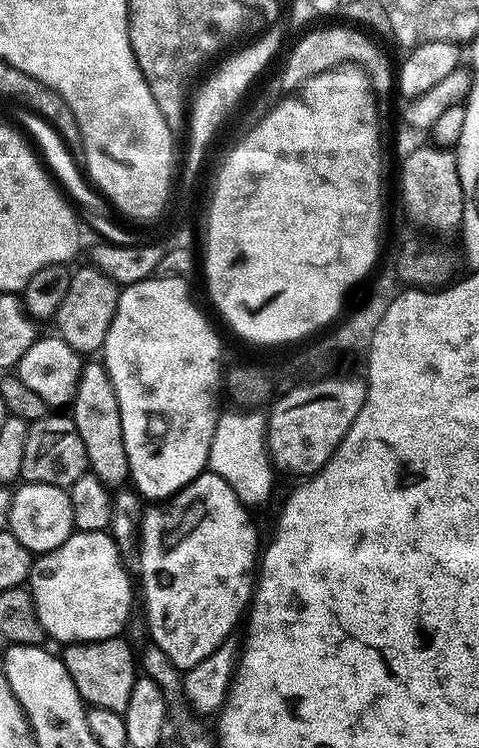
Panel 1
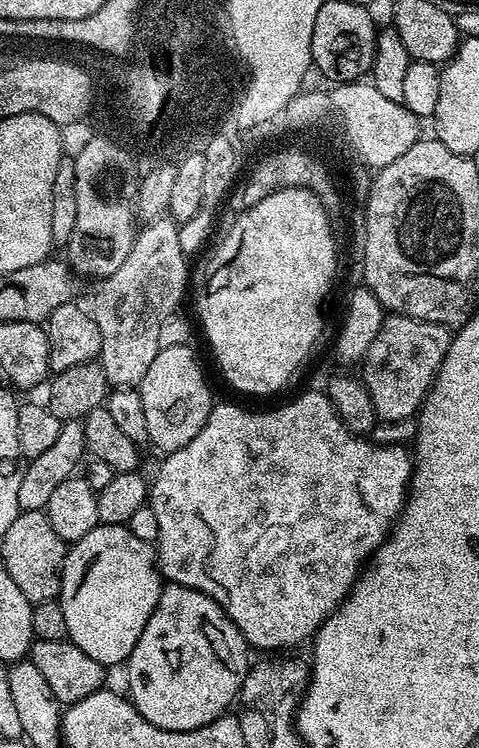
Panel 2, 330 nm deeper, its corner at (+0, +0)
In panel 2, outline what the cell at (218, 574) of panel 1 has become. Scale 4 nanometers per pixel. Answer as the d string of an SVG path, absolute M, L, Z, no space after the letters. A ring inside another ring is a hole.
M165 583L160 590L158 606L154 606L154 614L150 614L150 622L146 622L146 630L142 630L142 638L138 638L138 646L134 646L134 650L128 655L126 661L126 669L128 668L127 695L130 697L133 707L136 708L137 714L141 715L148 722L153 723L154 726L162 727L164 730L174 731L198 730L199 727L206 726L220 716L225 715L231 709L228 707L231 704L233 707L237 703L240 695L240 687L250 667L248 652L250 653L250 645L244 640L244 635L238 630L238 626L234 626L234 622L228 616L228 613L222 611L218 606L218 602L214 602L214 598L210 598L198 590L187 588L181 584Z

